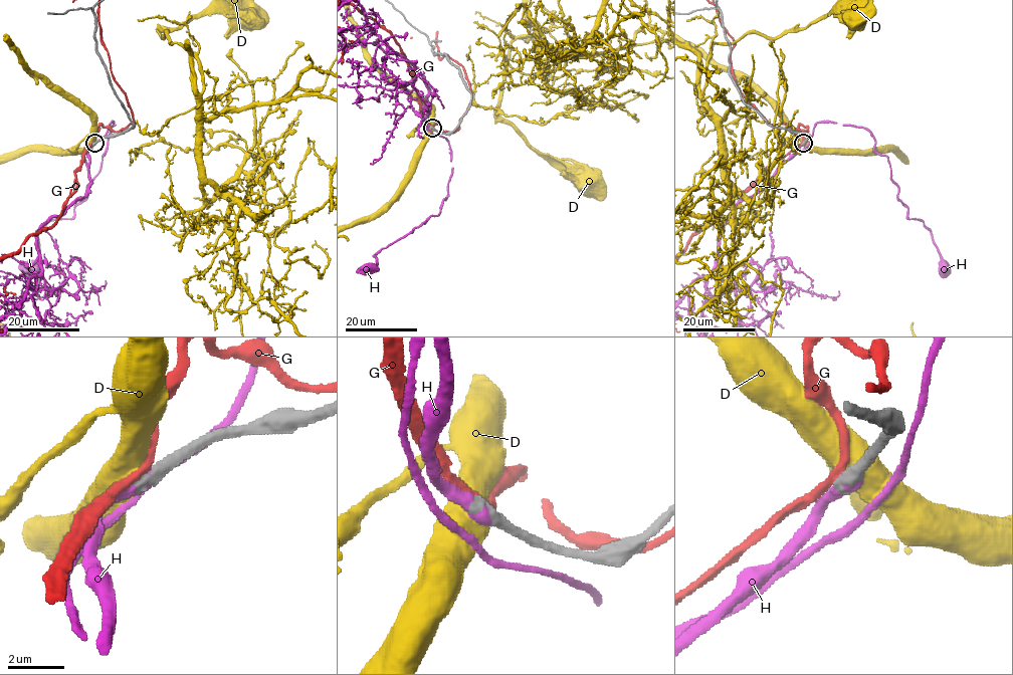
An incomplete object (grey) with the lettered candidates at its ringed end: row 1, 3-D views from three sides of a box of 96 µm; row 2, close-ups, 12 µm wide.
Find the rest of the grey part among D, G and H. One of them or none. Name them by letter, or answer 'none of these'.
H

